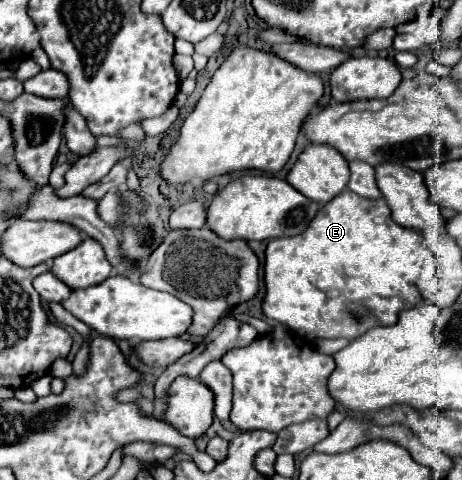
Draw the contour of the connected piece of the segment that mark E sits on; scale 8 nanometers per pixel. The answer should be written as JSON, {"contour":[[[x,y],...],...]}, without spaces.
{"contour":[[[344,190],[340,196],[318,210],[310,226],[304,230],[302,240],[294,240],[292,236],[268,242],[264,266],[266,296],[262,300],[262,312],[264,316],[288,326],[292,332],[306,340],[354,340],[374,326],[396,324],[398,312],[402,310],[428,304],[421,298],[420,286],[432,282],[436,274],[438,270],[434,252],[426,244],[422,244],[422,236],[418,232],[402,228],[392,220],[390,208],[384,198],[360,200],[354,192]]]}

